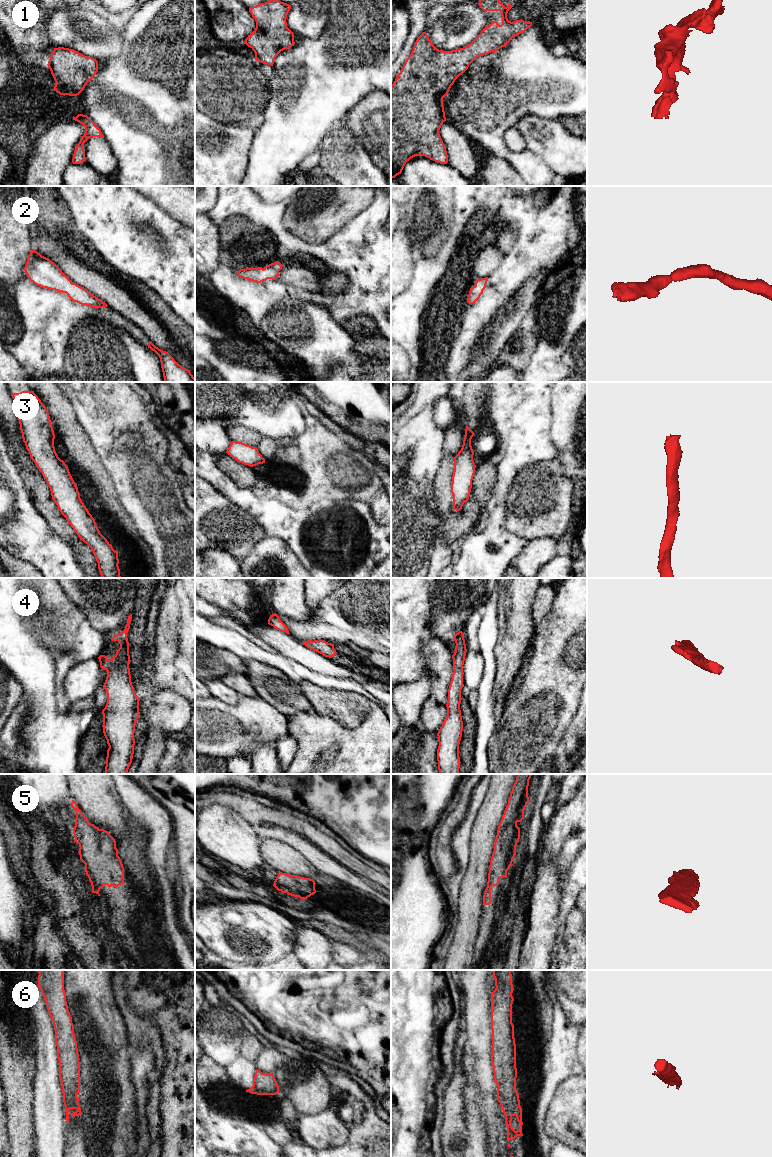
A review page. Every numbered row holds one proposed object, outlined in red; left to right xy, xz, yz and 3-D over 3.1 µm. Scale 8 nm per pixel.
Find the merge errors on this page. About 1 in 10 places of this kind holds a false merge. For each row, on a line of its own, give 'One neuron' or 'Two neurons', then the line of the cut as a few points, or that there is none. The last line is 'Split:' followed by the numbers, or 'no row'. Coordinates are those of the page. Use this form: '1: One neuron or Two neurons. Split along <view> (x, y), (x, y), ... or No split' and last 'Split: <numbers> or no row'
1: One neuron. No split
2: One neuron. No split
3: One neuron. No split
4: One neuron. No split
5: One neuron. No split
6: One neuron. No split
Split: no row

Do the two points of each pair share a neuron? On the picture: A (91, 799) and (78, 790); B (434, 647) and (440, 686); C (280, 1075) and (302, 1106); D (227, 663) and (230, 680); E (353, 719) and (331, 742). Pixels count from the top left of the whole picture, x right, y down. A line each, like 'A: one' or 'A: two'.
A: one
B: one
C: one
D: two
E: two

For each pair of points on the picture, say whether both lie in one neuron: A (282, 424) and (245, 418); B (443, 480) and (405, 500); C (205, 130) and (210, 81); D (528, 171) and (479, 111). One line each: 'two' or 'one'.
A: one
B: two
C: two
D: one

